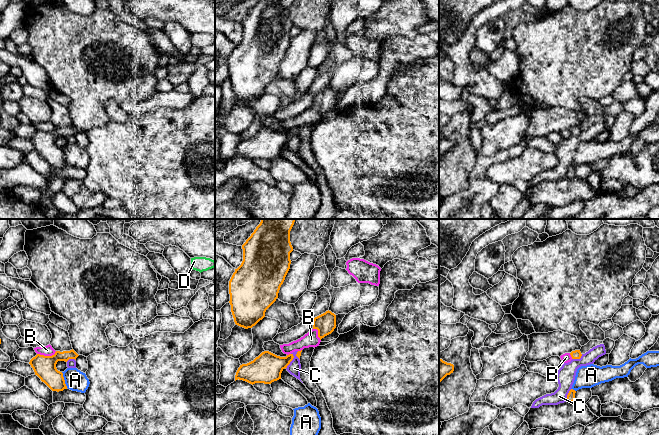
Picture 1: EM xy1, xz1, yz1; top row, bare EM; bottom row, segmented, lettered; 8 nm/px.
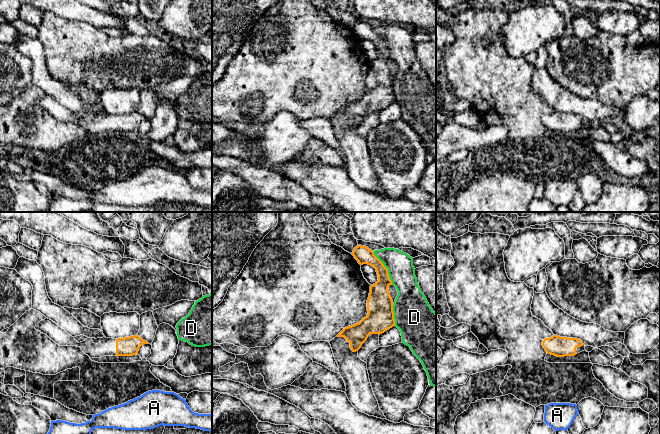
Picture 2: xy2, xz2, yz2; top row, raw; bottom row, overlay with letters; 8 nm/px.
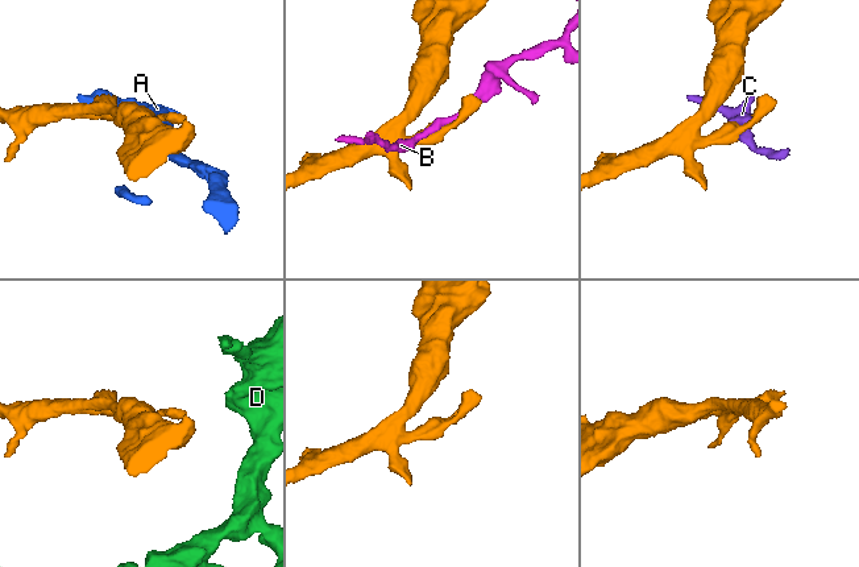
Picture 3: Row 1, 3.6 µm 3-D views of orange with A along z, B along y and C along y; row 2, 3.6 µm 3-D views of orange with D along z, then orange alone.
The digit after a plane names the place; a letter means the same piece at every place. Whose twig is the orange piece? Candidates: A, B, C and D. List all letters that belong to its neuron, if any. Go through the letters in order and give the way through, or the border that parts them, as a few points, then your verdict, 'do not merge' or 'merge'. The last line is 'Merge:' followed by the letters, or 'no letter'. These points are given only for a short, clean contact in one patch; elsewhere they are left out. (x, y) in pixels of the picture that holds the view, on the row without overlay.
A: border xy1 (61, 148), (67, 163); do not merge
B: do not merge
C: do not merge
D: do not merge
Merge: no letter

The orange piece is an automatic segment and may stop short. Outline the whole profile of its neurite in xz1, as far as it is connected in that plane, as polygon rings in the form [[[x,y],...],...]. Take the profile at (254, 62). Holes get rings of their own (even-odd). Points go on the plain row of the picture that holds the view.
[[[259,0],[242,21],[243,37],[229,57],[236,101],[252,104],[276,77],[290,45],[290,7],[294,0]]]

